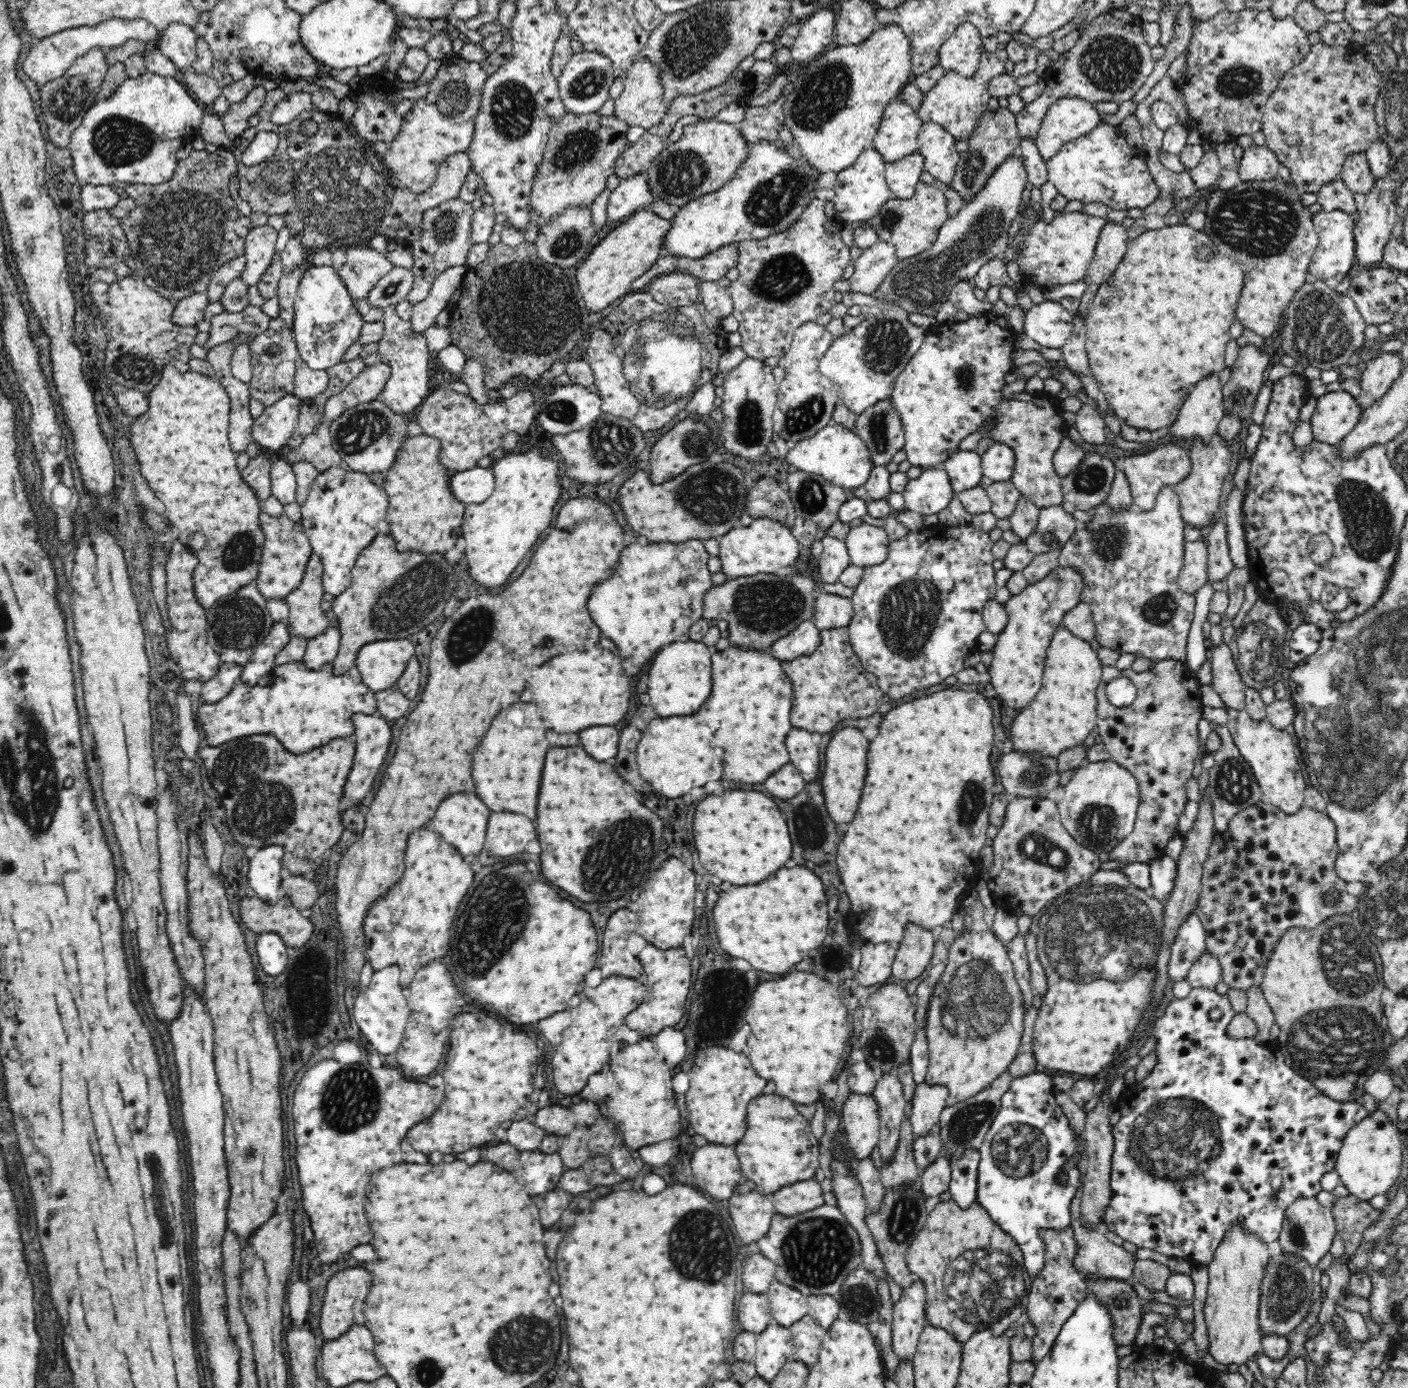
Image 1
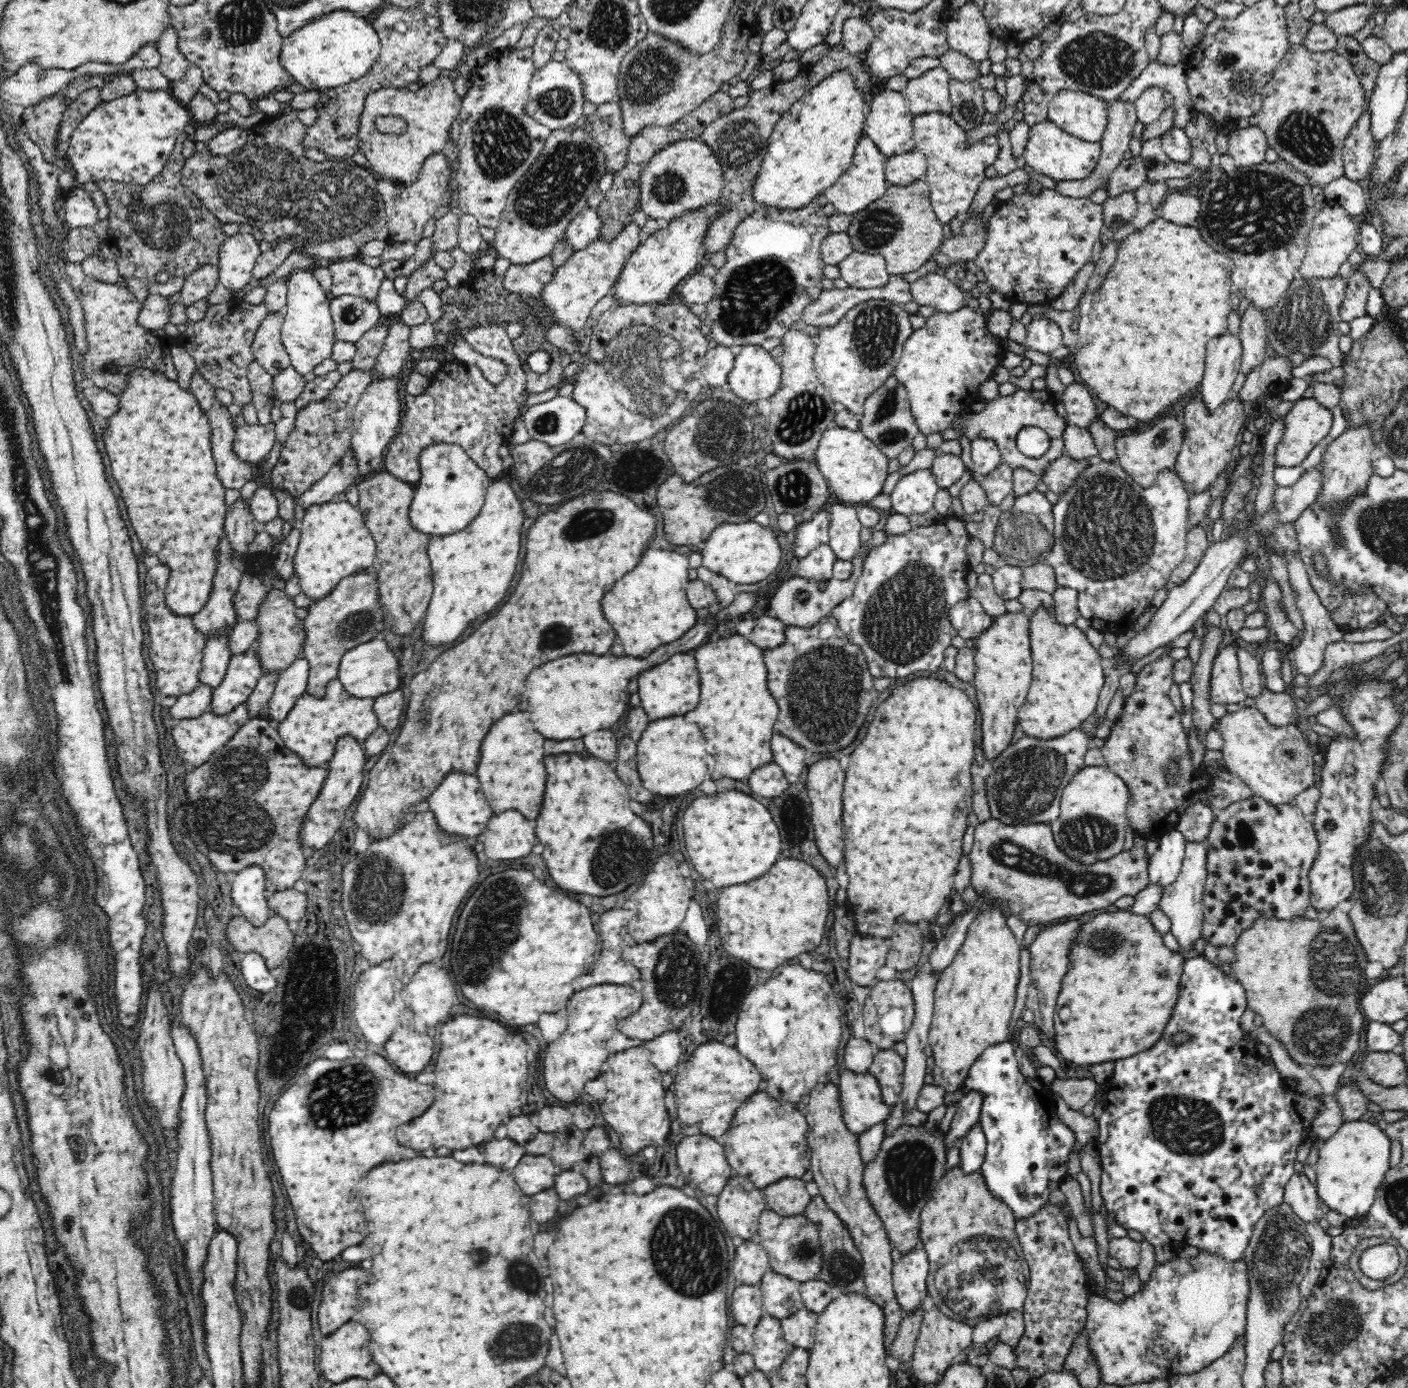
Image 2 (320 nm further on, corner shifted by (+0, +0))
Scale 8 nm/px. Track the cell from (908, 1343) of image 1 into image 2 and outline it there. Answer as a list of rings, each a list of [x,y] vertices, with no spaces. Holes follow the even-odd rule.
[[[922,1244],[893,1263],[892,1280],[896,1299],[905,1313],[914,1312],[927,1295],[929,1256]]]

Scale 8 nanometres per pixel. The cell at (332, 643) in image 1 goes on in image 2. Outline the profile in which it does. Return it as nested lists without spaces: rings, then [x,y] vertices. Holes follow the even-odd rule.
[[[298,659],[277,677],[274,692],[267,703],[262,717],[276,727],[284,721],[298,698],[306,691],[308,661]]]

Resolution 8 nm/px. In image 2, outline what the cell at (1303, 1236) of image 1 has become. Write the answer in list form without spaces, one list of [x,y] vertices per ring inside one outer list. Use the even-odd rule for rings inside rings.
[[[1294,1172],[1284,1188],[1283,1202],[1288,1202],[1304,1222],[1323,1217],[1318,1206],[1316,1185],[1303,1172]]]

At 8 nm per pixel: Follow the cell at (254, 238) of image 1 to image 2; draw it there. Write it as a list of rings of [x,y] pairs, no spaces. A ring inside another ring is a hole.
[[[236,233],[224,238],[218,250],[218,280],[229,291],[242,290],[252,280],[252,270],[260,256],[251,234]]]

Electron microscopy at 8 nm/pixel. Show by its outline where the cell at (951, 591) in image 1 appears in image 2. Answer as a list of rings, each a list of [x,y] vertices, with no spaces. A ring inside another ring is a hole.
[[[949,516],[942,518],[942,524],[935,522],[928,526],[912,527],[904,534],[888,535],[882,545],[872,548],[864,557],[862,572],[852,594],[834,606],[831,616],[846,639],[862,649],[873,678],[904,678],[914,672],[934,673],[943,667],[944,650],[951,646],[957,635],[950,623],[948,609],[968,596],[968,567],[965,560],[966,544],[970,538],[965,519]]]

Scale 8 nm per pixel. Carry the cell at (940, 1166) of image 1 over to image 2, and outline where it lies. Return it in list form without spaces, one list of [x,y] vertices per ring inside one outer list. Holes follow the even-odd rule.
[[[980,1091],[965,1092],[956,1104],[956,1113],[948,1132],[945,1133],[945,1145],[952,1146],[979,1122],[984,1094]]]

